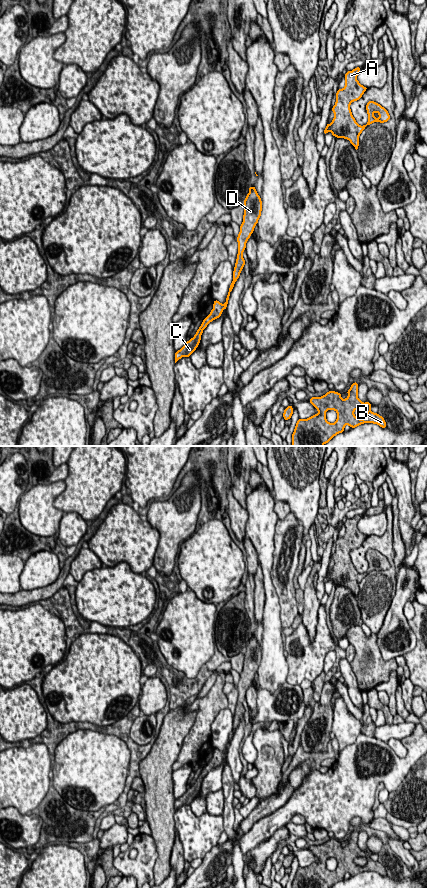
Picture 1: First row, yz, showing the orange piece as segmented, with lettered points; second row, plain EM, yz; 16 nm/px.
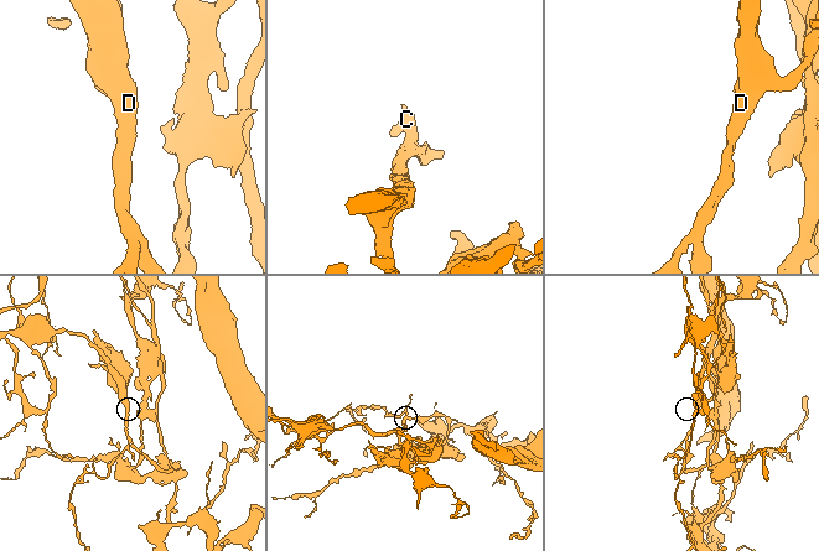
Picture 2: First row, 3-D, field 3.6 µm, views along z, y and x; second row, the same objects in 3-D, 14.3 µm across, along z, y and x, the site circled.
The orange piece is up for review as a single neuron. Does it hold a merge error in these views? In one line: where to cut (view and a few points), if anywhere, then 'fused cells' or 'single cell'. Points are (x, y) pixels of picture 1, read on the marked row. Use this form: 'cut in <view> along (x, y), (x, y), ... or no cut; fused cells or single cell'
no cut; single cell

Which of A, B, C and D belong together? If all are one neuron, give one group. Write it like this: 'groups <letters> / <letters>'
groups A B C D

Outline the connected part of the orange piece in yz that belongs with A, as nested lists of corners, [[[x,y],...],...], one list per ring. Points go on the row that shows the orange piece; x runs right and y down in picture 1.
[[[356,67],[352,71],[347,71],[345,74],[345,86],[343,89],[338,89],[336,93],[336,102],[332,107],[334,118],[332,123],[327,123],[324,130],[324,135],[329,131],[336,138],[344,138],[358,149],[359,136],[366,126],[380,122],[384,123],[390,120],[388,111],[380,104],[374,101],[368,101],[366,110],[368,114],[368,122],[360,126],[352,115],[350,104],[359,100],[364,92],[368,89],[359,83],[357,76],[360,72],[360,67]]]

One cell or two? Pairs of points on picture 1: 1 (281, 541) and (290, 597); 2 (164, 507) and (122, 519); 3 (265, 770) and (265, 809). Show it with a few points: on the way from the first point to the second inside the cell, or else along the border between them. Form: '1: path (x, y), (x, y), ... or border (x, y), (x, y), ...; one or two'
1: path (286, 555), (288, 583); one
2: border (147, 520), (158, 531), (158, 541); two
3: border (278, 791), (267, 797); two

